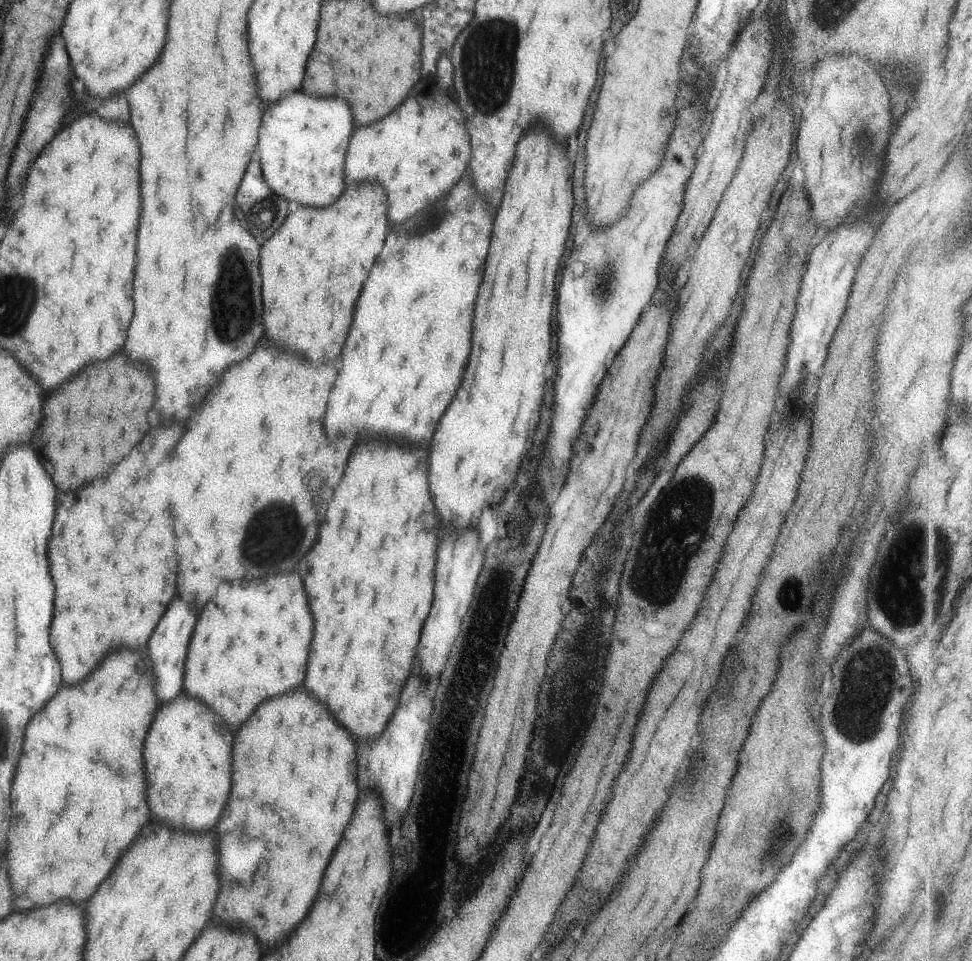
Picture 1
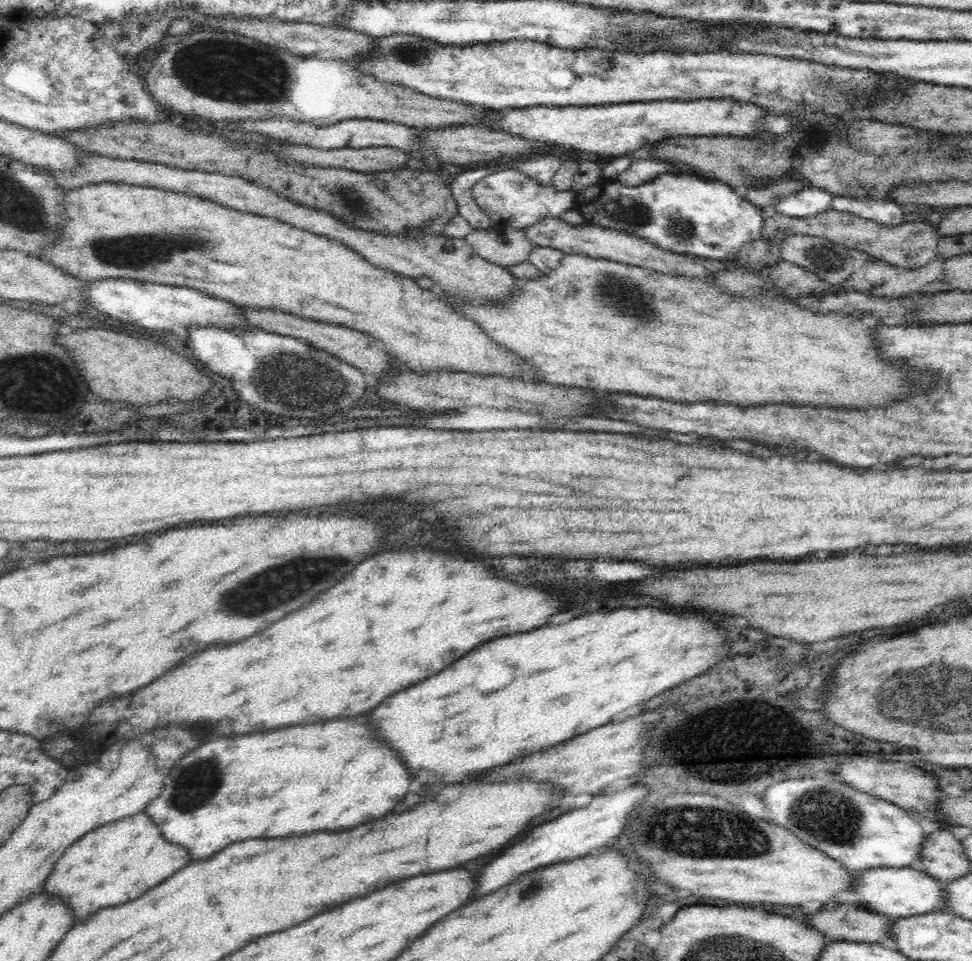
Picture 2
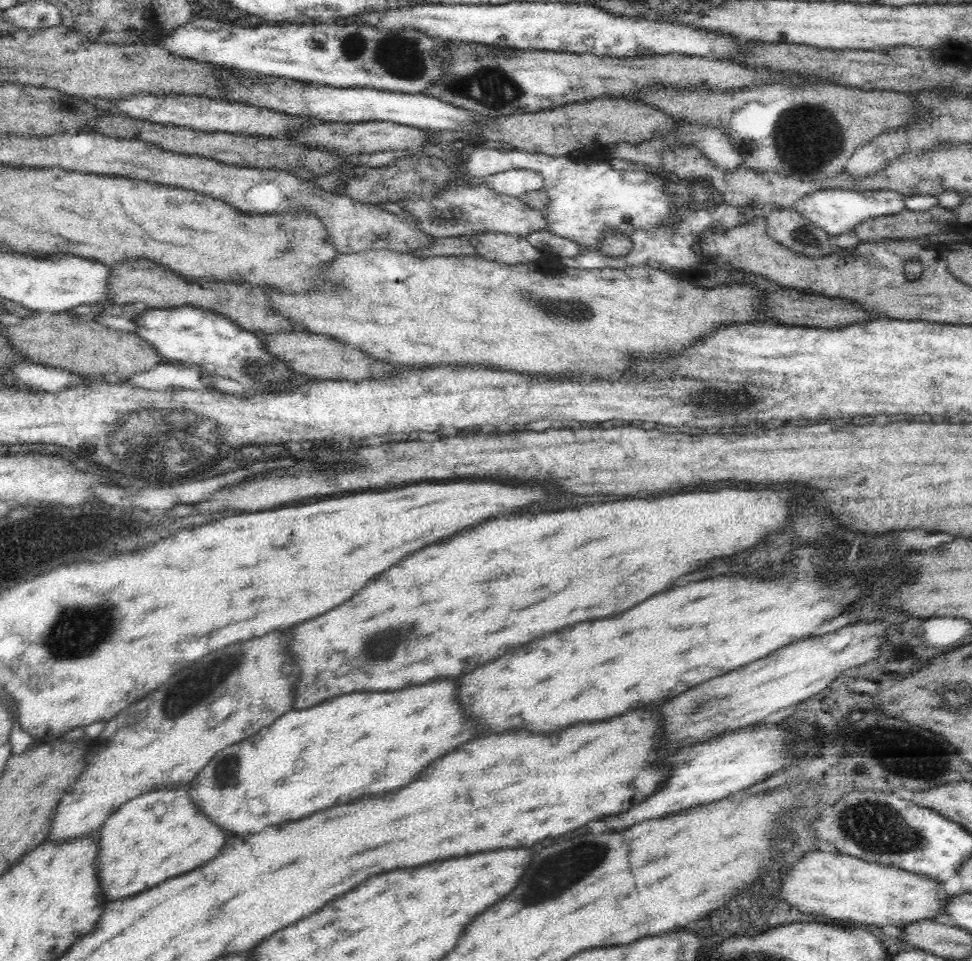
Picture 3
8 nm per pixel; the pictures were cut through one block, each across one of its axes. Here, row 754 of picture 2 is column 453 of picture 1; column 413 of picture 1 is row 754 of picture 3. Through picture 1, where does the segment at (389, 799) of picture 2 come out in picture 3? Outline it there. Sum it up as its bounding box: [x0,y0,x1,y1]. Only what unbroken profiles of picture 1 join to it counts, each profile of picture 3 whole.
[188,680,472,836]

